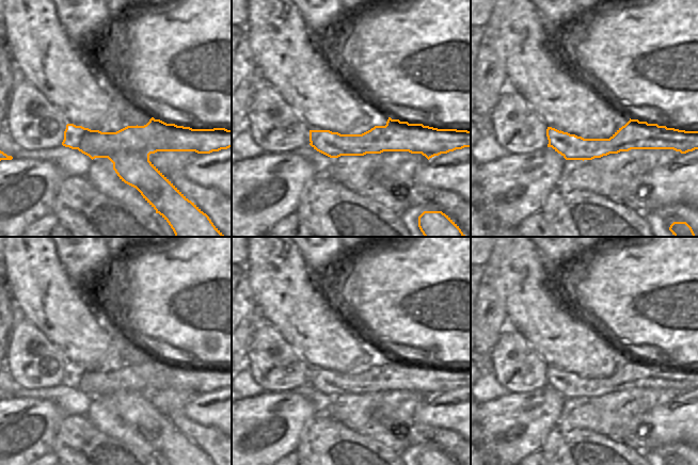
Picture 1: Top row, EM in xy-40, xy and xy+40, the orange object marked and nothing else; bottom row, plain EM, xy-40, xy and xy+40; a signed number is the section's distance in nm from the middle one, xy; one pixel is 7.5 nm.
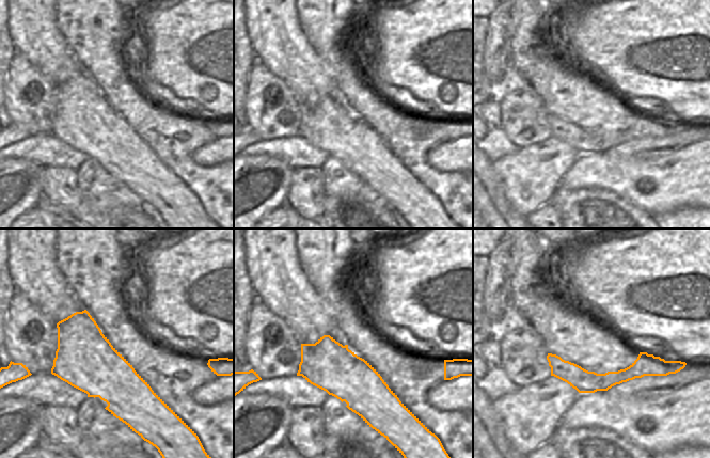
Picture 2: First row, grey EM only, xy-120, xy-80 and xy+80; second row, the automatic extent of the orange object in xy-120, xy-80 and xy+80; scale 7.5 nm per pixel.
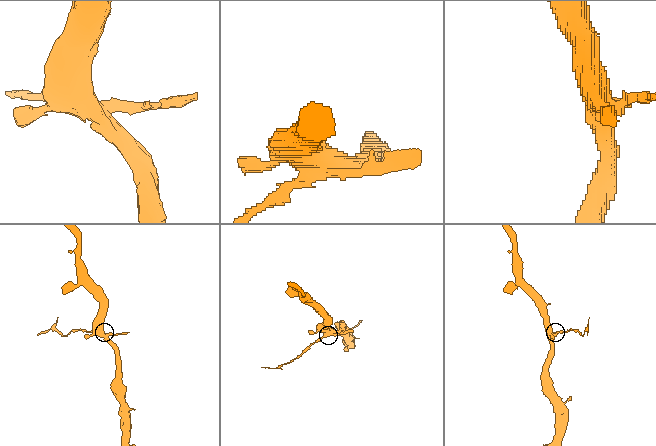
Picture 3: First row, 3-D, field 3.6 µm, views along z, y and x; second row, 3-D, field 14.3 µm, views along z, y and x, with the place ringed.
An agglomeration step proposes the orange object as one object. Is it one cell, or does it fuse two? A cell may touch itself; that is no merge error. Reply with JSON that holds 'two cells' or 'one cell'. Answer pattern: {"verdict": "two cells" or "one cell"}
{"verdict": "two cells"}

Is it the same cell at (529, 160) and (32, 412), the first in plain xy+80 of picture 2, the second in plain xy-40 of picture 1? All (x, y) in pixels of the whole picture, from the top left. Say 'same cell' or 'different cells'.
same cell

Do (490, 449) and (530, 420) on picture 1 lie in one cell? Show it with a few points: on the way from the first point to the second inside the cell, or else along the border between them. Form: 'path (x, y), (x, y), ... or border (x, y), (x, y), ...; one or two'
path (500, 445), (521, 423); one

